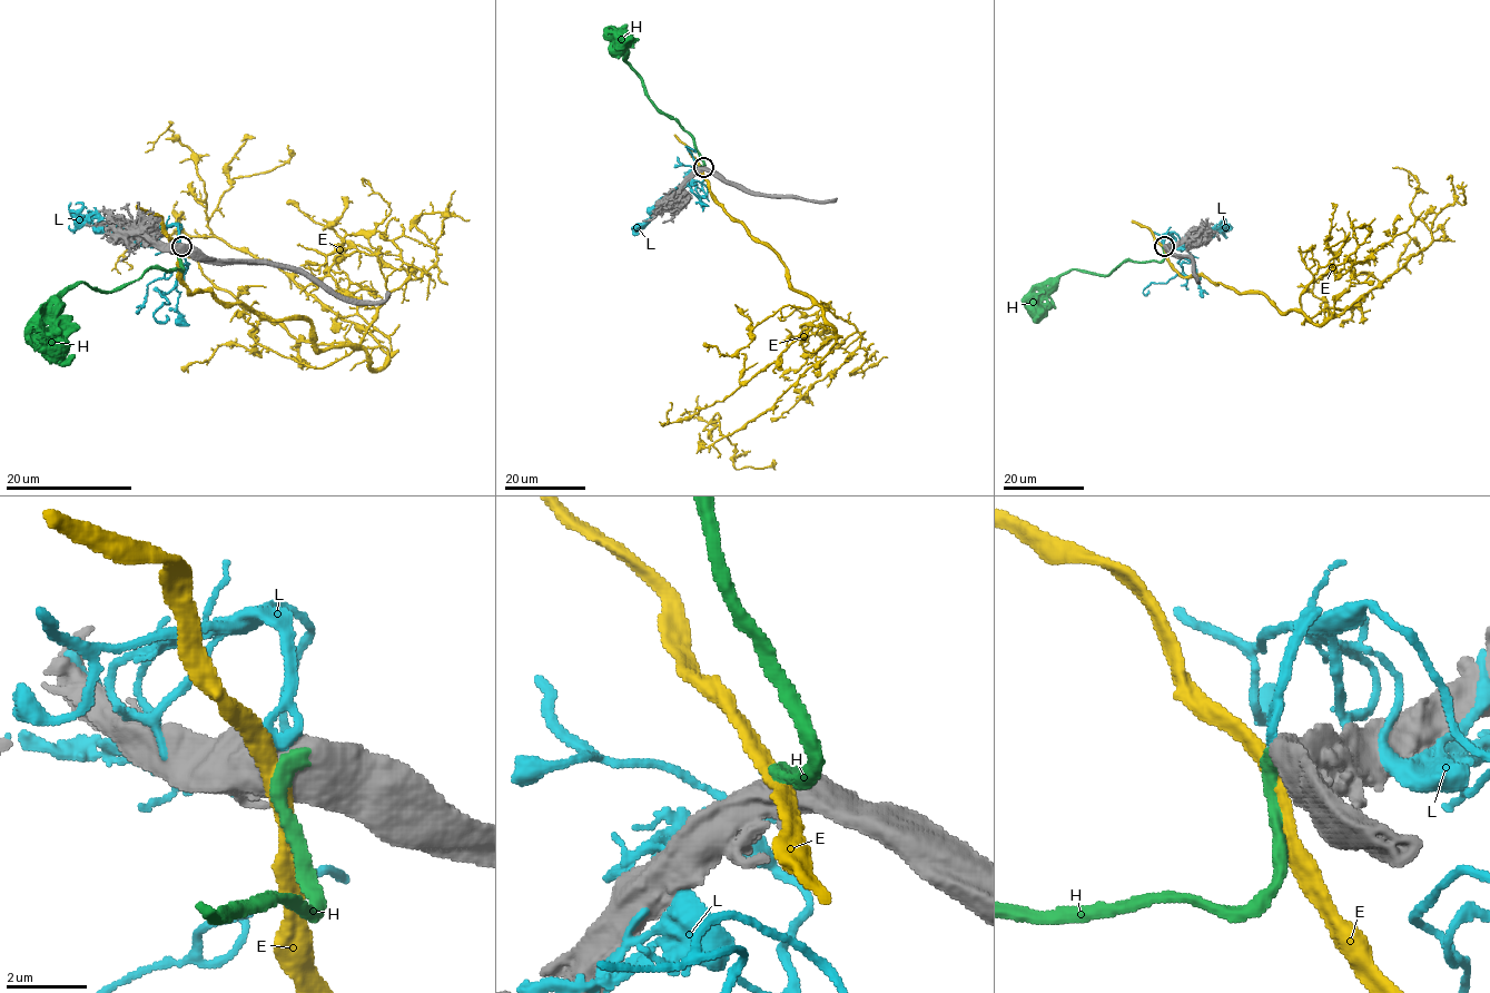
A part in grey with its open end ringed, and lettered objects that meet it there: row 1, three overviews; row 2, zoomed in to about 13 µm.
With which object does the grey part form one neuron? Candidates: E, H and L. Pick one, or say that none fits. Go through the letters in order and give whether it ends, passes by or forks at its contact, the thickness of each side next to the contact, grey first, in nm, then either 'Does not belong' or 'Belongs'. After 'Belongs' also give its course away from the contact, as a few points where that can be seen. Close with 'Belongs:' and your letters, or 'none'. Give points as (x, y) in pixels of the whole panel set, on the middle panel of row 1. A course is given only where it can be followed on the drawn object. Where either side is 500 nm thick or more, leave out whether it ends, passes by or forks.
E: Thickness 900 nm (grey) against 360 nm. Does not belong
H: Thickness 800 nm (grey) against 360 nm. Belongs. Its course: (703, 167), (694, 139), (648, 96), (642, 77), (625, 60), (622, 39)
L: Thickness 800 nm (grey) against 320 nm. Does not belong
Belongs: H

